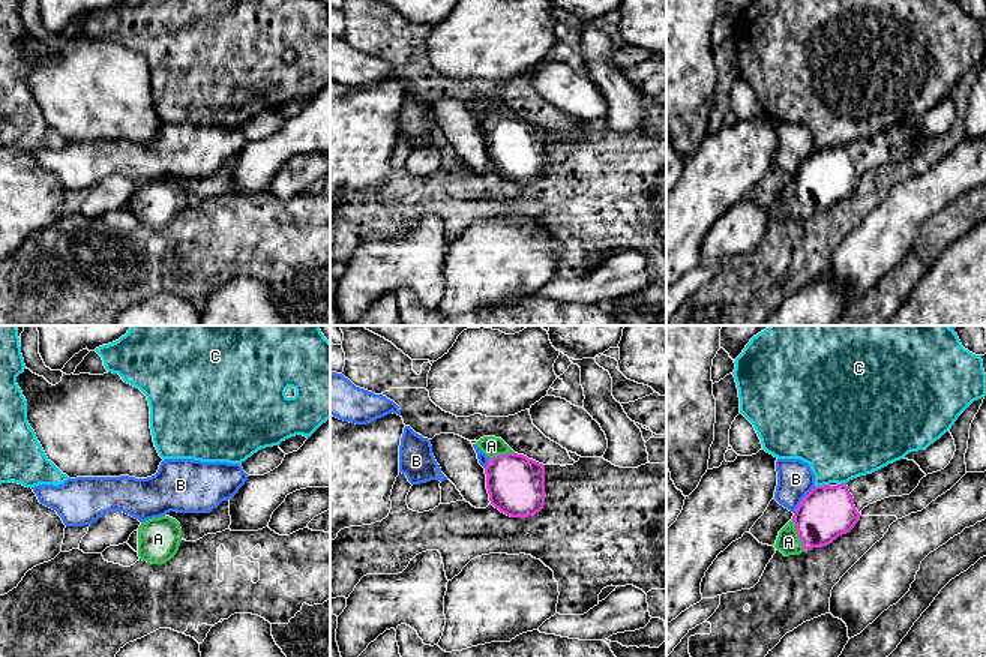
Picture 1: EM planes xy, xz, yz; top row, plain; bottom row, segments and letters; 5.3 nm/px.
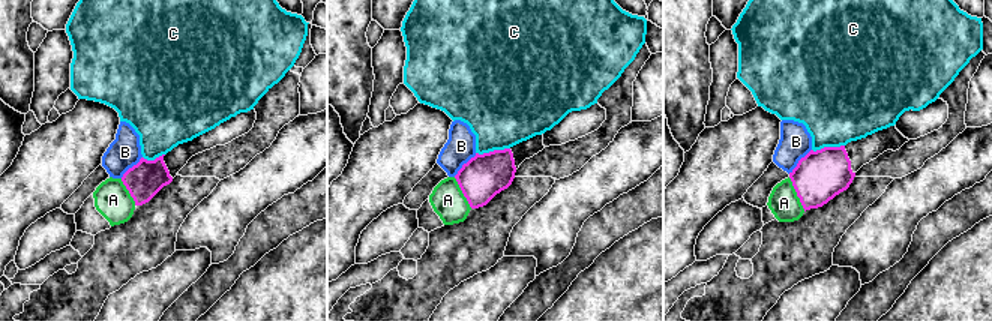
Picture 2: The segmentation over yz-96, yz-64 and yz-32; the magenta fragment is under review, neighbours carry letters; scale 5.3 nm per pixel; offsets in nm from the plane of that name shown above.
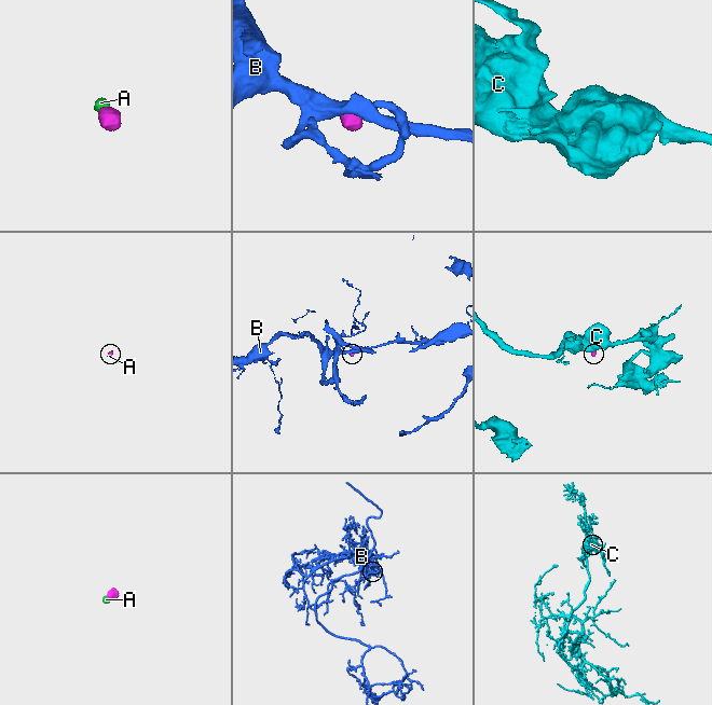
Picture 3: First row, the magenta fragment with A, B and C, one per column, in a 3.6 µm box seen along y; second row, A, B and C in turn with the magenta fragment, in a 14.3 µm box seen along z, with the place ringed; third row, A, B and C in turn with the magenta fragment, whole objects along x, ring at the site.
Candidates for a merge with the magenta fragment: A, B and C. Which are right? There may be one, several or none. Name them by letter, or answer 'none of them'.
A

